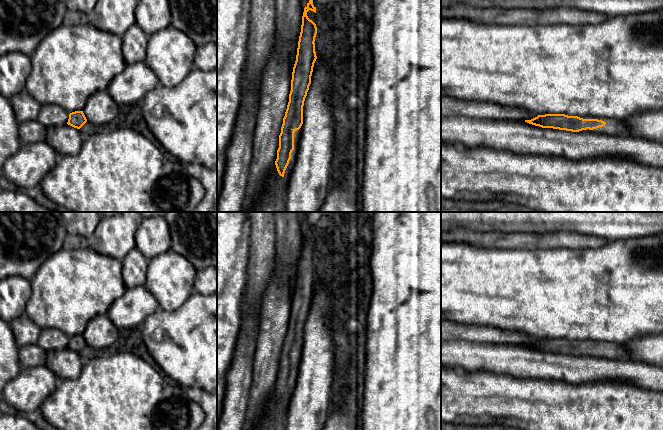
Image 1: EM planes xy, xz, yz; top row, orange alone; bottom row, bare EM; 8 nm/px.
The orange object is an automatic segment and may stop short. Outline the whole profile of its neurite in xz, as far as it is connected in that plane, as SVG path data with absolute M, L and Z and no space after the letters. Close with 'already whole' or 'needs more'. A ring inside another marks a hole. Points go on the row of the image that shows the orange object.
M309 0L304 8L296 61L292 72L289 102L279 135L279 148L275 165L282 177L284 177L291 159L291 153L294 150L294 132L299 130L303 124L304 101L311 84L314 63L317 59L314 43L317 27L307 16L309 10L316 13L313 0Z | already whole

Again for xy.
M75 111L69 114L67 124L74 128L80 129L86 122L87 119L83 111Z | already whole

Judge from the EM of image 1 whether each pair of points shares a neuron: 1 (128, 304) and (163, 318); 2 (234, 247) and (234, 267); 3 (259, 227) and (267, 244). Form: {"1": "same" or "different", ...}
{"1": "different", "2": "same", "3": "same"}

